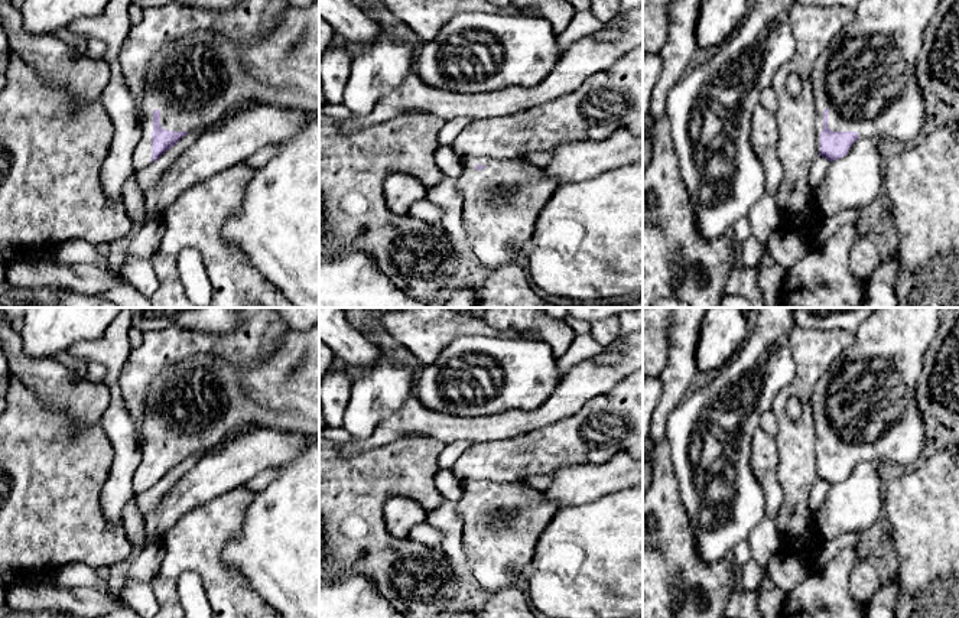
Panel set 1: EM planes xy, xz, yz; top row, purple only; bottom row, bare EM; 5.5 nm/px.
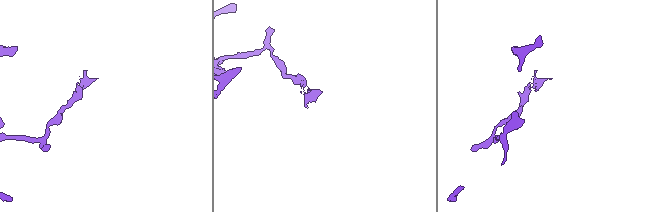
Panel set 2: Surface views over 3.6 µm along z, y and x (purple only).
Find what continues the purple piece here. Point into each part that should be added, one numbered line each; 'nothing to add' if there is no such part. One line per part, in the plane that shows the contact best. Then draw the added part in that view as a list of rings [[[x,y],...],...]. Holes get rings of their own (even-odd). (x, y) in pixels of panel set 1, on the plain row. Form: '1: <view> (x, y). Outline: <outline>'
1: xy (195, 405). Outline: [[[319,323],[308,331],[289,329],[283,345],[248,370],[240,370],[228,360],[214,354],[192,354],[172,364],[150,386],[147,413],[142,427],[142,461],[133,475],[133,488],[140,494],[152,488],[153,435],[160,435],[160,449],[169,455],[207,453],[230,433],[250,426],[257,429],[296,429],[319,432]]]

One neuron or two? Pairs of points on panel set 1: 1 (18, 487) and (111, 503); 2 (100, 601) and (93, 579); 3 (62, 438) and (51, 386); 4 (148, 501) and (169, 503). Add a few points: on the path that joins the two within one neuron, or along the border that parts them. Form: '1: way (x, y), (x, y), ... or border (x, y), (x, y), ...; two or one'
1: border (111, 469), (101, 508), (122, 526); two
2: border (62, 586), (94, 586), (104, 594); two
3: border (31, 390), (74, 429), (88, 425); two
4: border (181, 477), (143, 516); two

